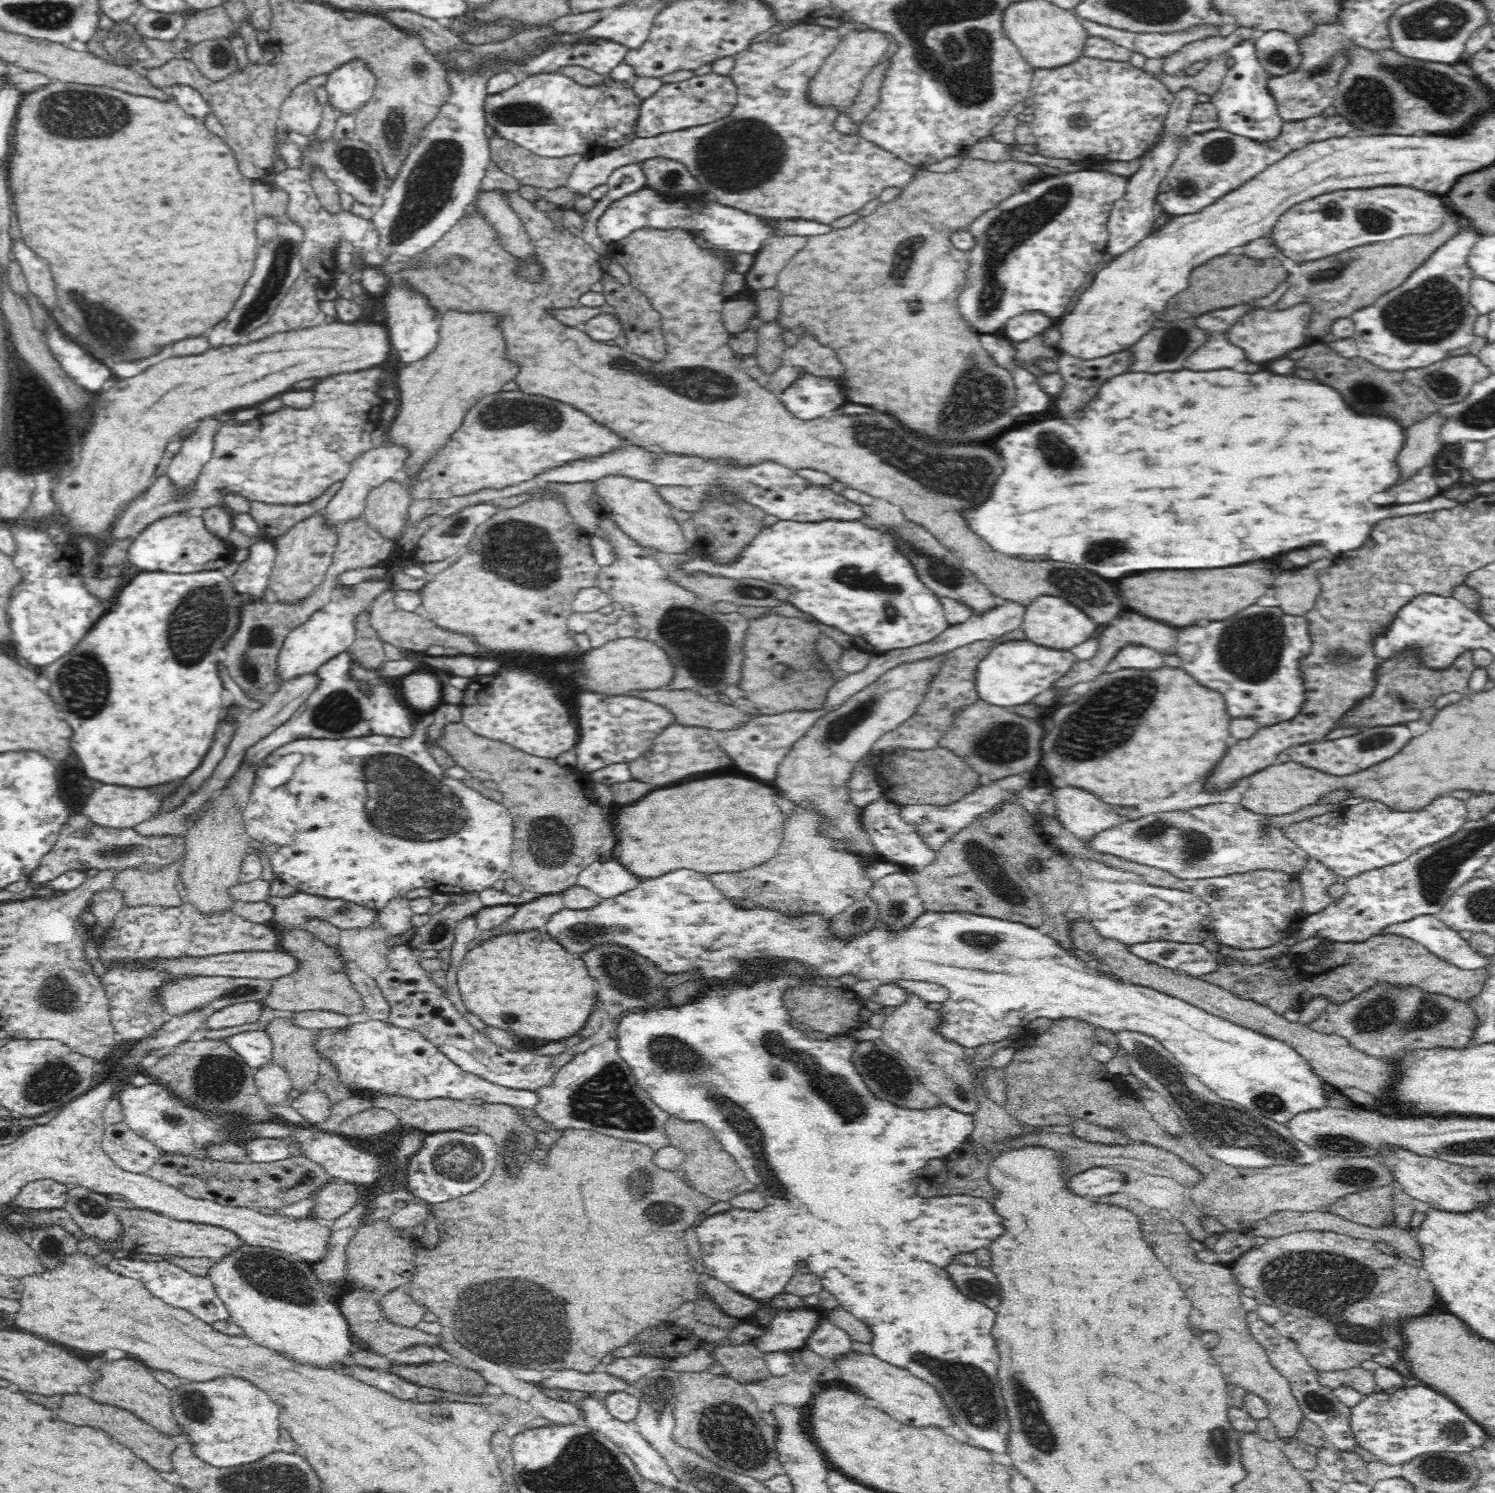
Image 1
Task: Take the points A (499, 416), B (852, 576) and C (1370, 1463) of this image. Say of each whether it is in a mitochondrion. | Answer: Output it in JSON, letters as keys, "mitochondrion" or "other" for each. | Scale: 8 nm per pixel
{"A":"mitochondrion","B":"mitochondrion","C":"other"}

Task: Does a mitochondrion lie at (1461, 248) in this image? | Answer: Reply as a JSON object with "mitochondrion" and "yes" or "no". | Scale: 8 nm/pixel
{"mitochondrion":"no"}

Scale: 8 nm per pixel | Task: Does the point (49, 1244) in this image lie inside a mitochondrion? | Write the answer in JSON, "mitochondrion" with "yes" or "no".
{"mitochondrion":"yes"}

